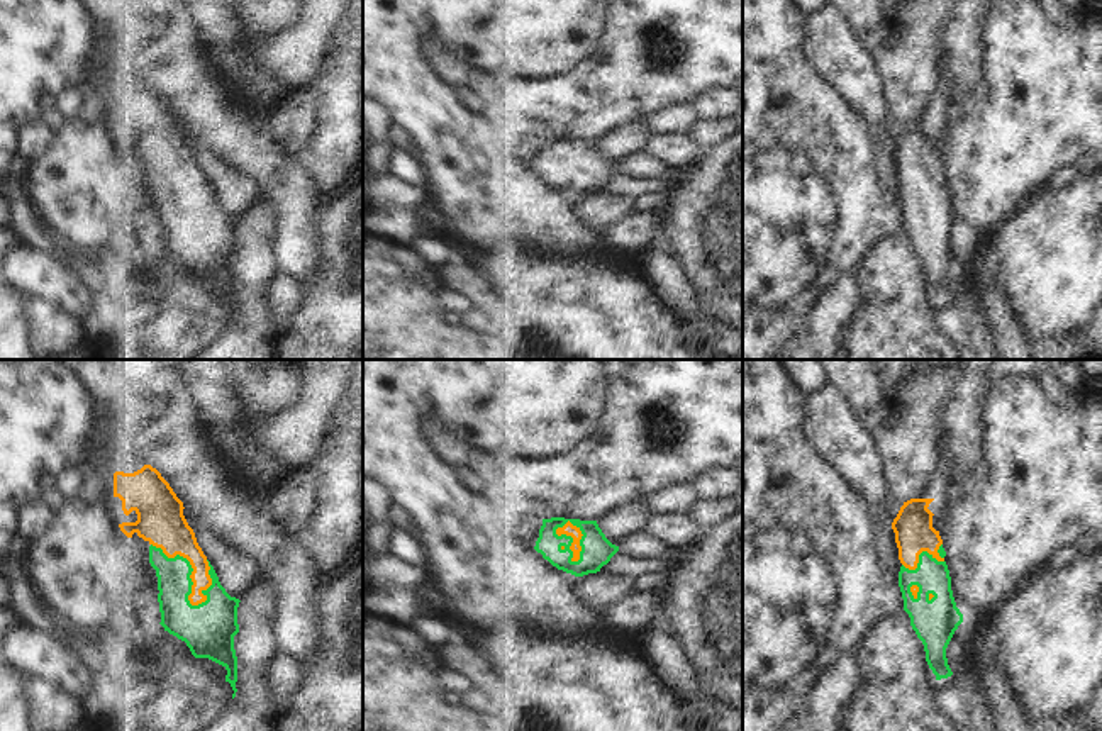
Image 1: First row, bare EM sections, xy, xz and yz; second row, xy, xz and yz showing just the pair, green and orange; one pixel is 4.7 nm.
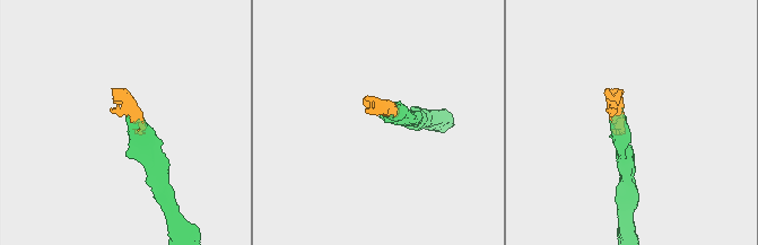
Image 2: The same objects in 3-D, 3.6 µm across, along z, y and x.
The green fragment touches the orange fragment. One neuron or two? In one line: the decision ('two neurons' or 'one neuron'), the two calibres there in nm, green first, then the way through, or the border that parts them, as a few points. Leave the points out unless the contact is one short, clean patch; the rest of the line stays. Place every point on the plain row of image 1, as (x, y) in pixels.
one neuron | 190/200 nm

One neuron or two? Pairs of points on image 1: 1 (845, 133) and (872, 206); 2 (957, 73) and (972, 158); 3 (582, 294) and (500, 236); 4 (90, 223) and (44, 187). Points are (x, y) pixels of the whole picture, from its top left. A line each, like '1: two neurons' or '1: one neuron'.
1: one neuron
2: two neurons
3: two neurons
4: one neuron

